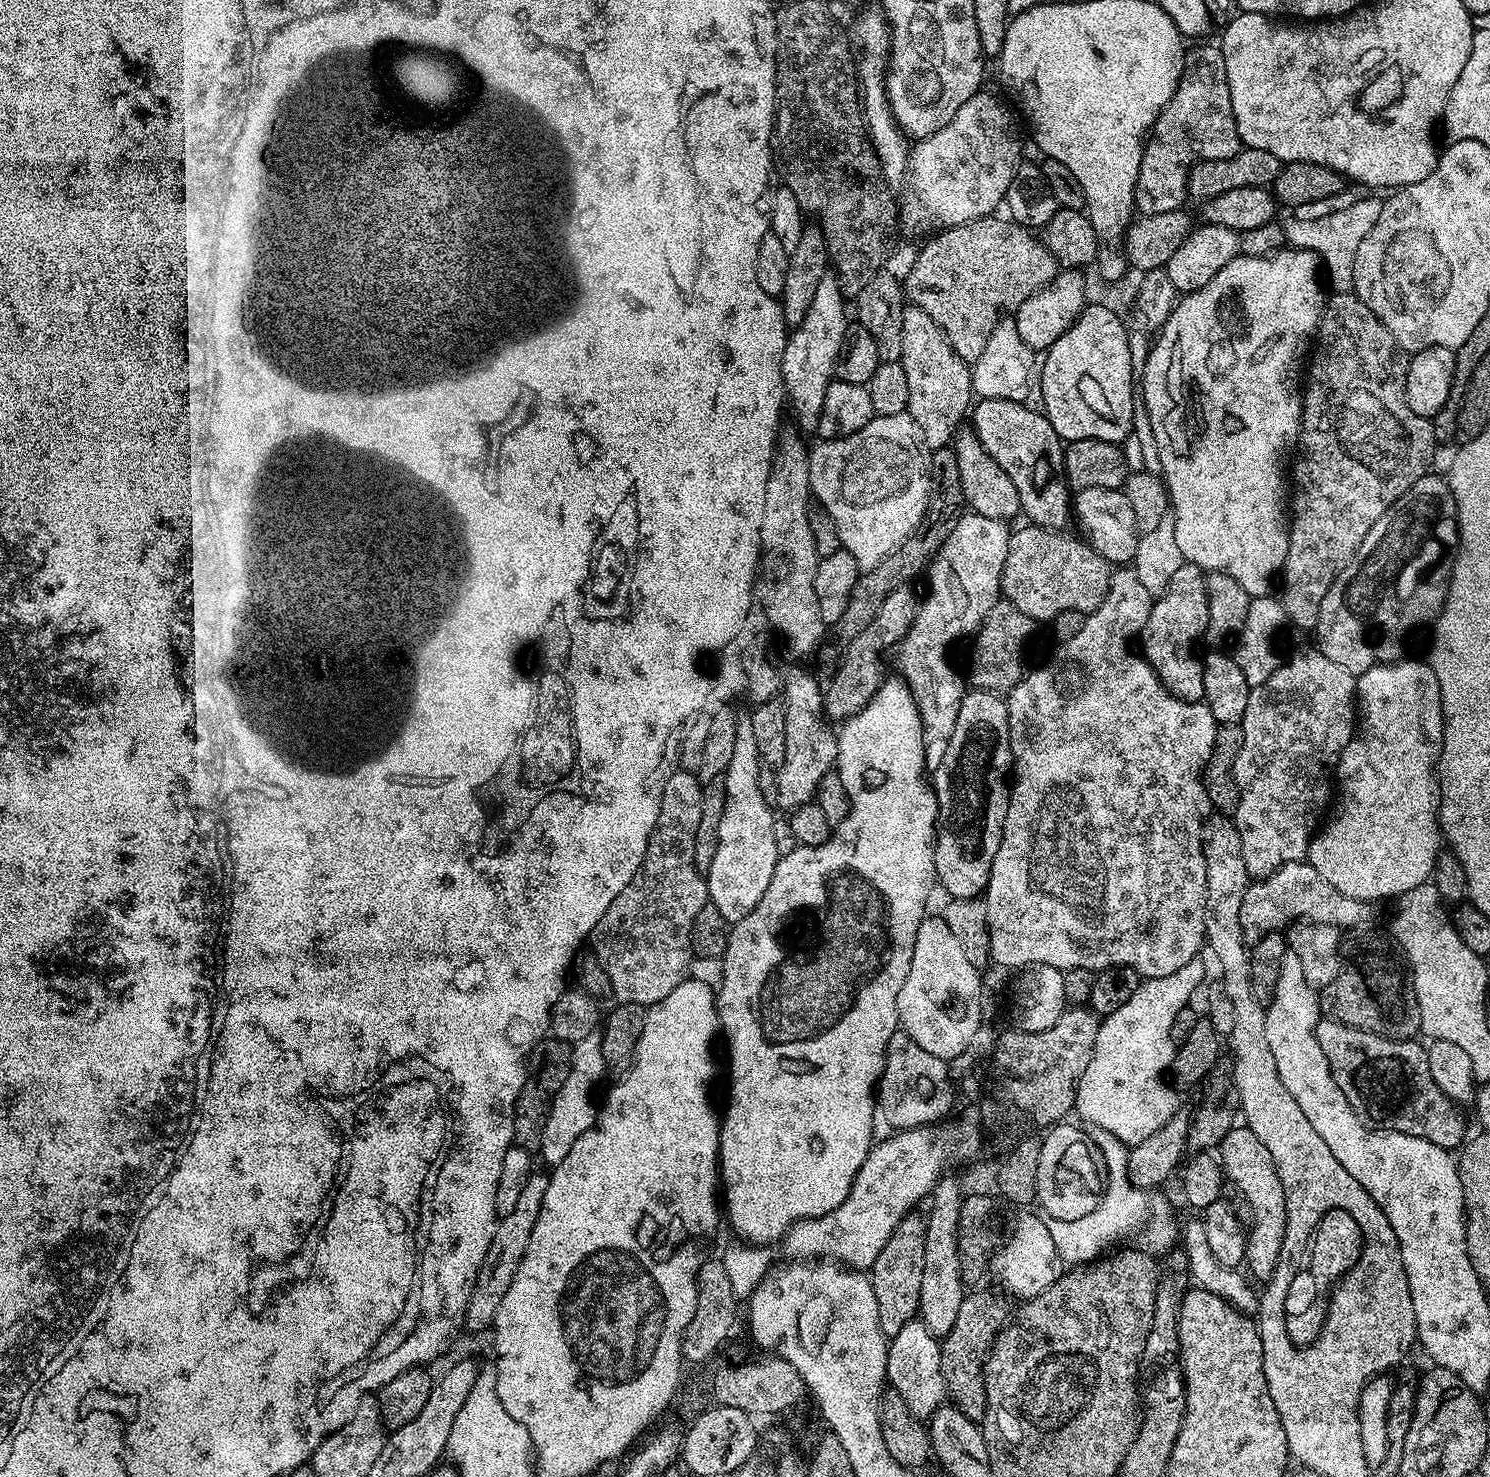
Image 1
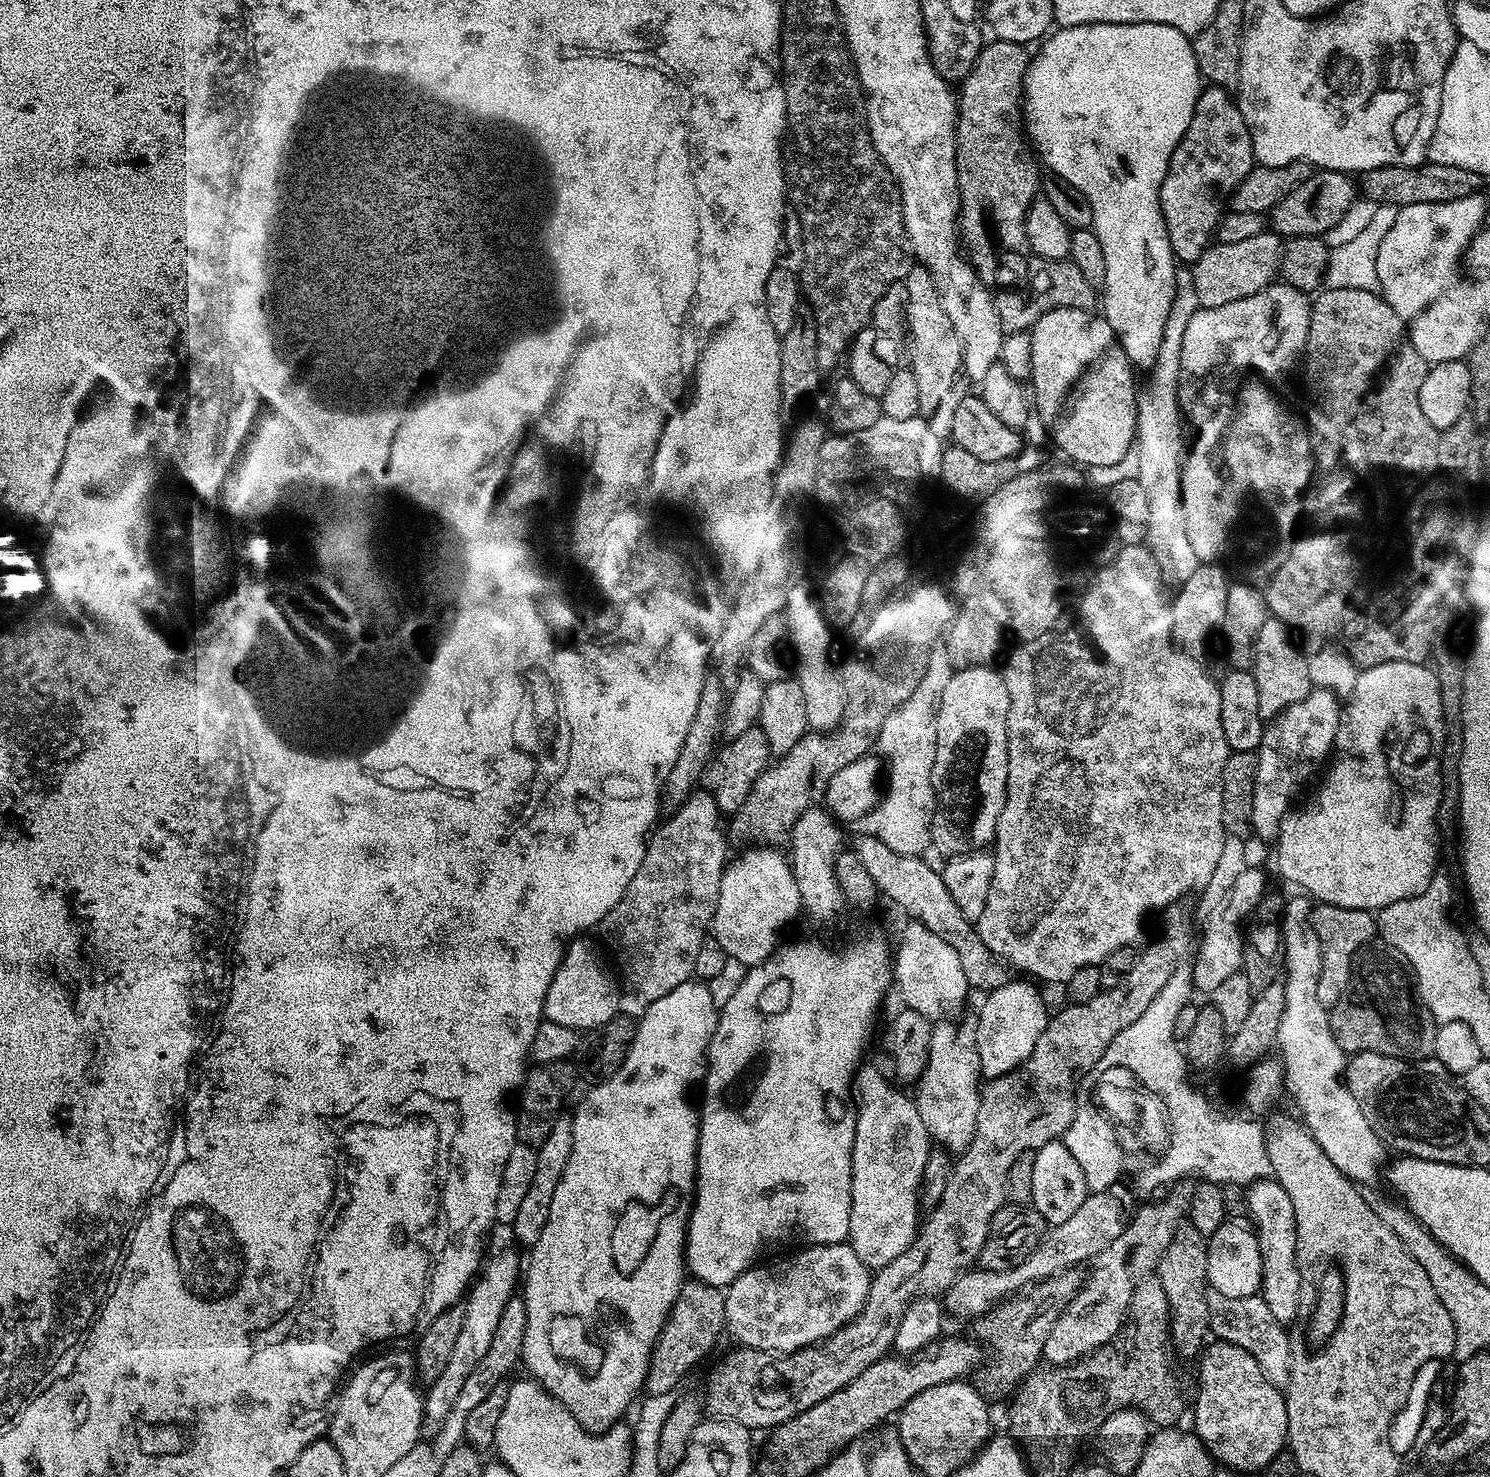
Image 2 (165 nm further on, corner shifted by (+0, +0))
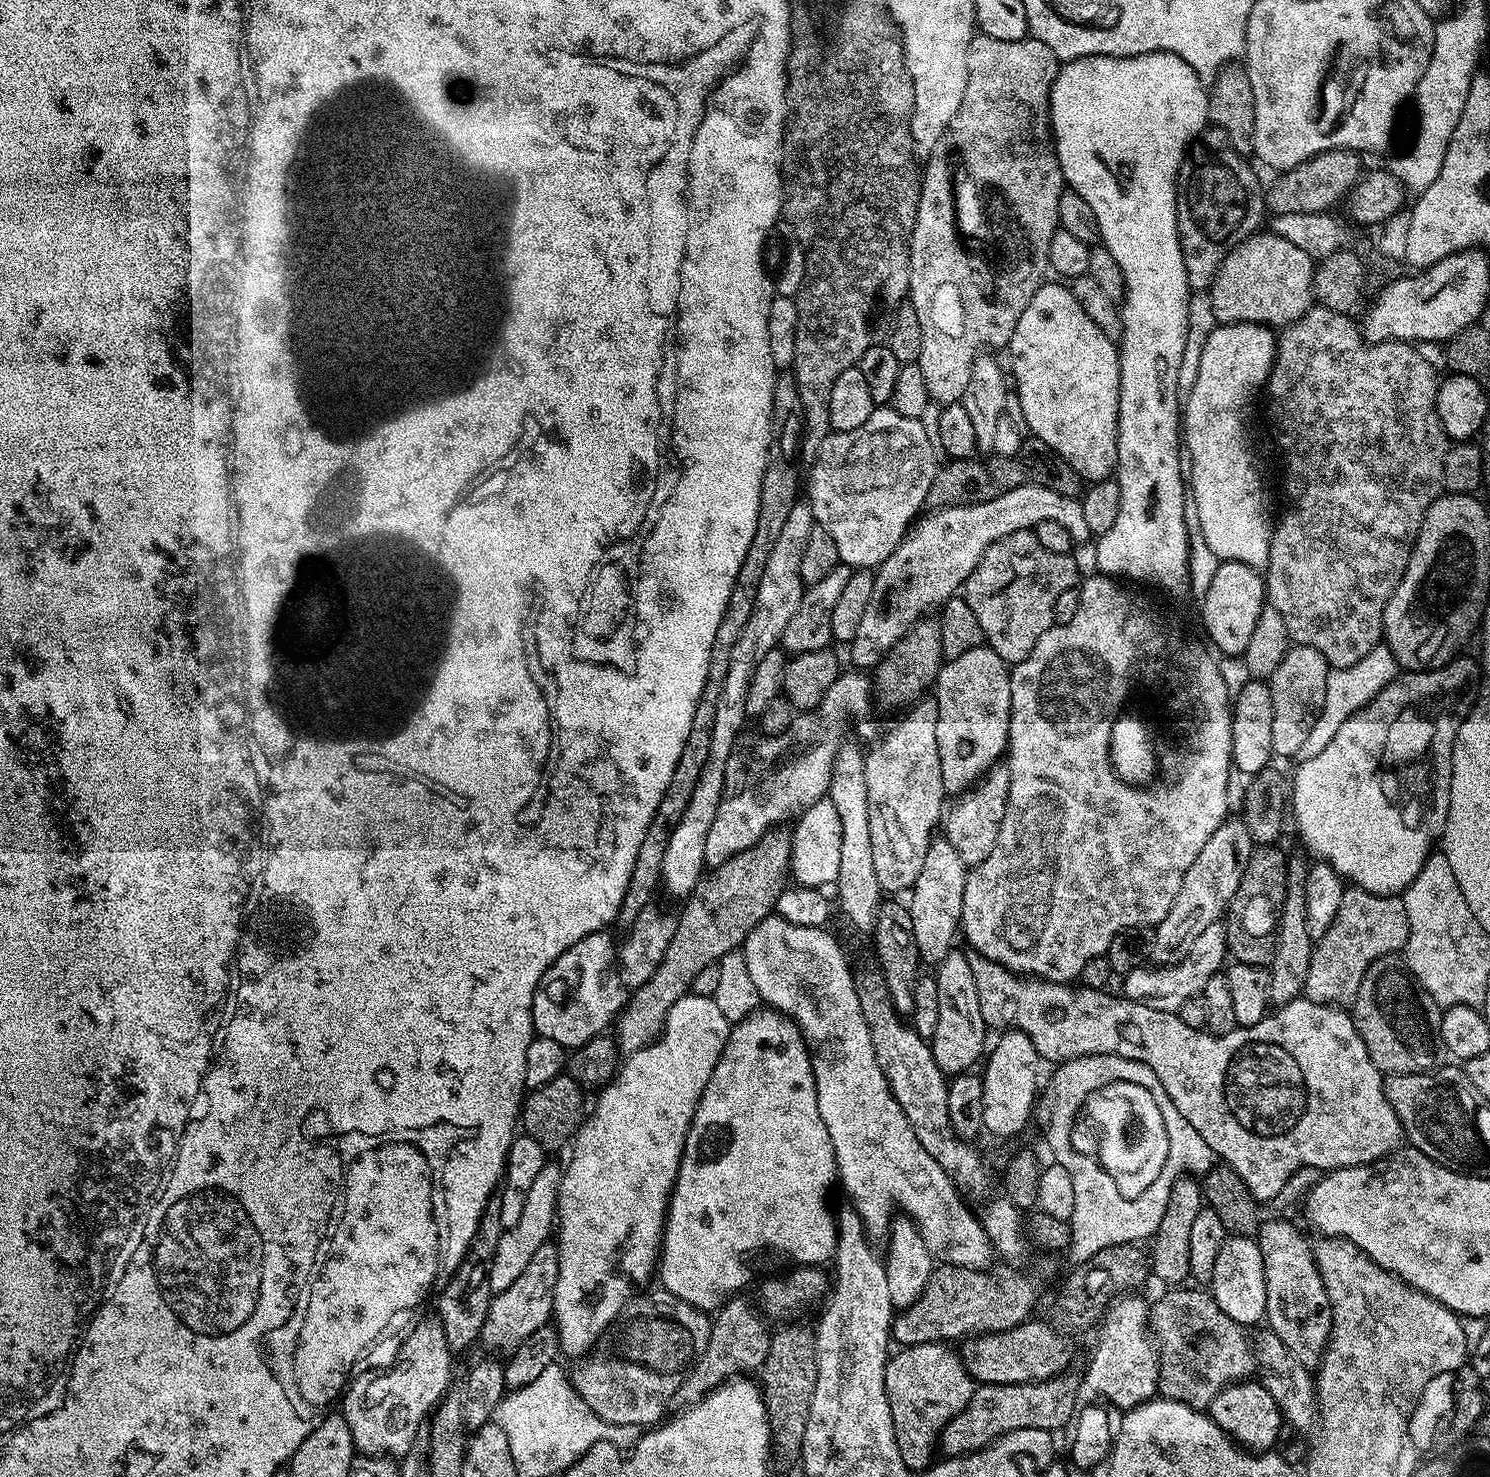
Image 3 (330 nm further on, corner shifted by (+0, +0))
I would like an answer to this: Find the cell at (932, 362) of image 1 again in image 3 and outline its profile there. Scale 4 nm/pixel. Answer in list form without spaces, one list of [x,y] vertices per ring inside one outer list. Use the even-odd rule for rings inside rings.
[[[983,34],[973,35],[970,46],[966,50],[966,94],[962,94],[962,106],[958,106],[958,114],[948,124],[943,138],[936,143],[934,150],[926,158],[928,165],[923,165],[920,182],[920,201],[916,207],[916,221],[912,231],[912,240],[908,243],[908,294],[907,299],[914,306],[914,314],[918,314],[918,322],[922,326],[922,354],[918,361],[922,375],[926,377],[926,390],[929,401],[937,405],[954,404],[963,401],[966,382],[970,382],[970,374],[977,356],[989,344],[992,348],[1007,349],[1014,334],[1014,326],[1018,326],[1018,318],[1022,318],[1022,310],[1030,303],[1030,298],[1045,283],[1044,272],[1049,271],[1050,238],[1060,228],[1058,218],[1058,198],[1066,190],[1064,175],[1056,157],[1056,145],[1052,142],[1052,126],[1048,118],[1048,95],[1052,89],[1054,78],[1060,72],[1060,61],[1042,42],[1031,38],[1002,42],[1002,38],[990,38]]]

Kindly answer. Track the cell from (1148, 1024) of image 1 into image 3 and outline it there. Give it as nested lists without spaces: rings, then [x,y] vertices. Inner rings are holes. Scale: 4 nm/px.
[[[1096,1055],[1082,1056],[1078,1059],[1065,1061],[1053,1069],[1052,1076],[1052,1098],[1050,1100],[1050,1124],[1048,1126],[1048,1146],[1052,1152],[1051,1159],[1058,1165],[1065,1167],[1070,1174],[1073,1185],[1076,1184],[1076,1176],[1080,1172],[1072,1172],[1072,1168],[1088,1168],[1092,1176],[1100,1176],[1100,1184],[1111,1184],[1110,1174],[1101,1169],[1100,1164],[1092,1158],[1079,1157],[1065,1140],[1065,1132],[1070,1130],[1071,1118],[1075,1111],[1075,1106],[1080,1106],[1090,1095],[1096,1094],[1100,1088],[1113,1084],[1116,1081],[1134,1082],[1137,1086],[1142,1086],[1150,1098],[1154,1098],[1154,1103],[1163,1109],[1164,1119],[1167,1121],[1165,1136],[1168,1139],[1167,1164],[1161,1171],[1161,1184],[1148,1196],[1146,1203],[1152,1204],[1152,1208],[1160,1208],[1160,1215],[1166,1212],[1166,1203],[1169,1201],[1168,1190],[1172,1188],[1172,1183],[1179,1176],[1202,1176],[1211,1171],[1214,1167],[1214,1157],[1210,1146],[1202,1142],[1202,1134],[1186,1122],[1186,1118],[1178,1116],[1178,1106],[1168,1100],[1166,1090],[1162,1090],[1162,1082],[1150,1070],[1150,1066],[1139,1064],[1133,1060],[1124,1060],[1119,1055]]]

